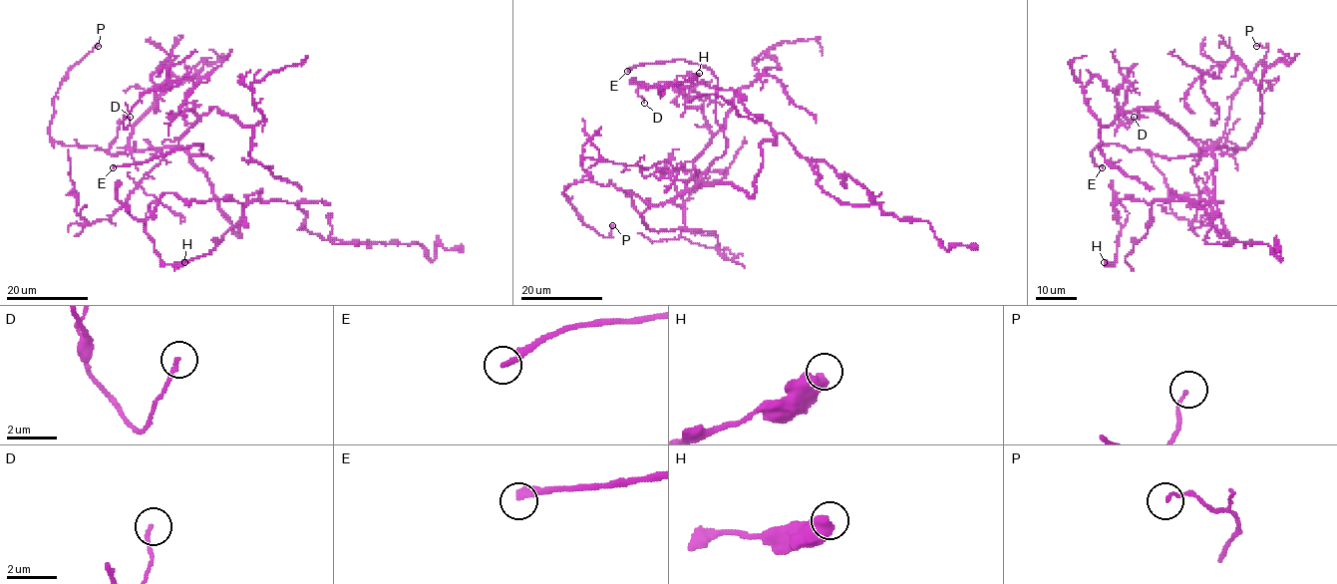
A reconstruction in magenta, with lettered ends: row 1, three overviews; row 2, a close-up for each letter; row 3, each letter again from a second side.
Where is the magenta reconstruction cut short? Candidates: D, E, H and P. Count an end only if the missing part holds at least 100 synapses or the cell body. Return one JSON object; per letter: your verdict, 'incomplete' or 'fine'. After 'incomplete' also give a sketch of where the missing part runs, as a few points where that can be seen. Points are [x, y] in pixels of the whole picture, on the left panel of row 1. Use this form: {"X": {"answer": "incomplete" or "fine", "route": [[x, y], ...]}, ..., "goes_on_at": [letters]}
{"D": {"answer": "fine"}, "E": {"answer": "incomplete", "route": [[113, 167], [62, 172], [58, 176], [62, 177]]}, "H": {"answer": "fine"}, "P": {"answer": "fine"}, "goes_on_at": ["E"]}

